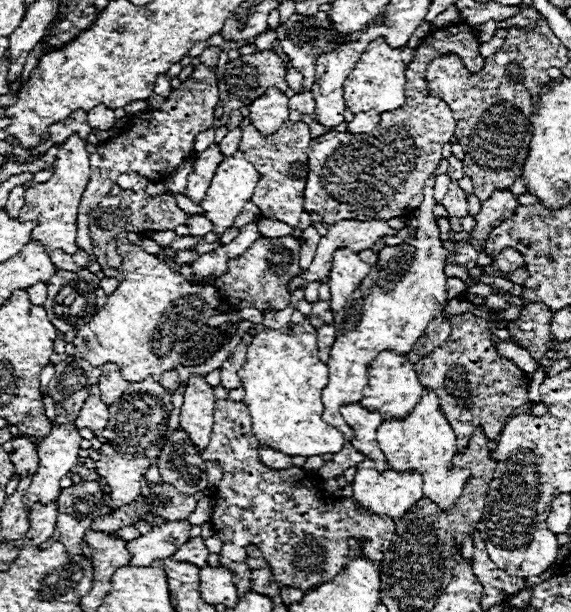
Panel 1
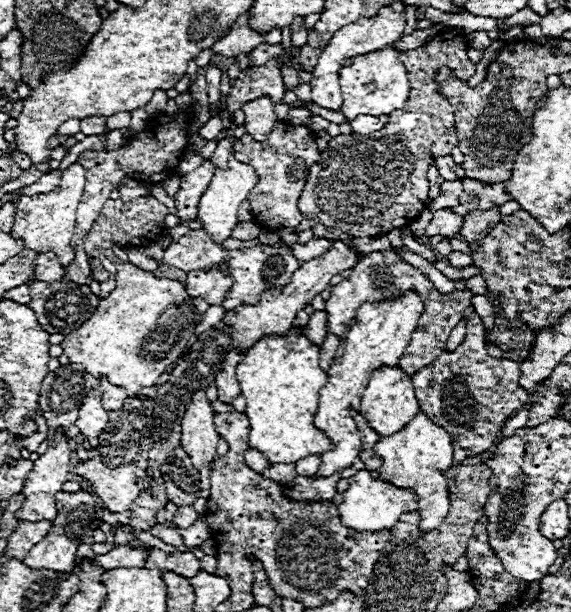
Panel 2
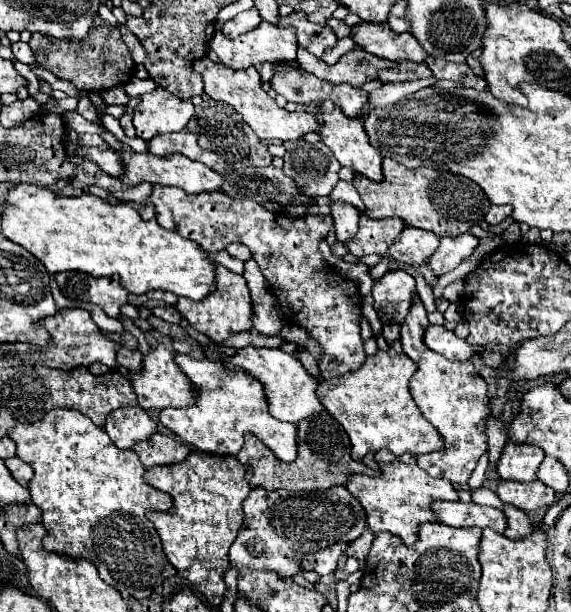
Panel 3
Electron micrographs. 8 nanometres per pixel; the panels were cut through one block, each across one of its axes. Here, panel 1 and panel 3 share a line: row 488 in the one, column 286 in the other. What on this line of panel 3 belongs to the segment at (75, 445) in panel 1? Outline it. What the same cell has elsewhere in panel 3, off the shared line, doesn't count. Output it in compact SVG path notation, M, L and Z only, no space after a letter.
M260 22L260 26L252 32L246 32L238 38L228 38L222 32L216 32L214 38L210 40L210 48L216 52L218 60L234 70L238 68L246 68L246 66L258 66L264 62L282 62L282 60L294 60L296 58L296 50L298 50L298 42L296 42L296 34L294 28L280 28L276 24L270 22Z

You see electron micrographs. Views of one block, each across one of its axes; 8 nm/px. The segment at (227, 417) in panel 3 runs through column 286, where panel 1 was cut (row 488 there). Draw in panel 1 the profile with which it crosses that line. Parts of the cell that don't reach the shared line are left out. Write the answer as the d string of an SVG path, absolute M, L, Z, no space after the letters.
M424 390L420 402L406 418L388 418L378 426L378 446L386 454L390 468L398 472L418 468L424 478L424 496L430 496L442 510L454 504L462 492L462 486L470 478L468 468L450 468L452 456L458 452L456 434L440 410L438 396L430 390Z

